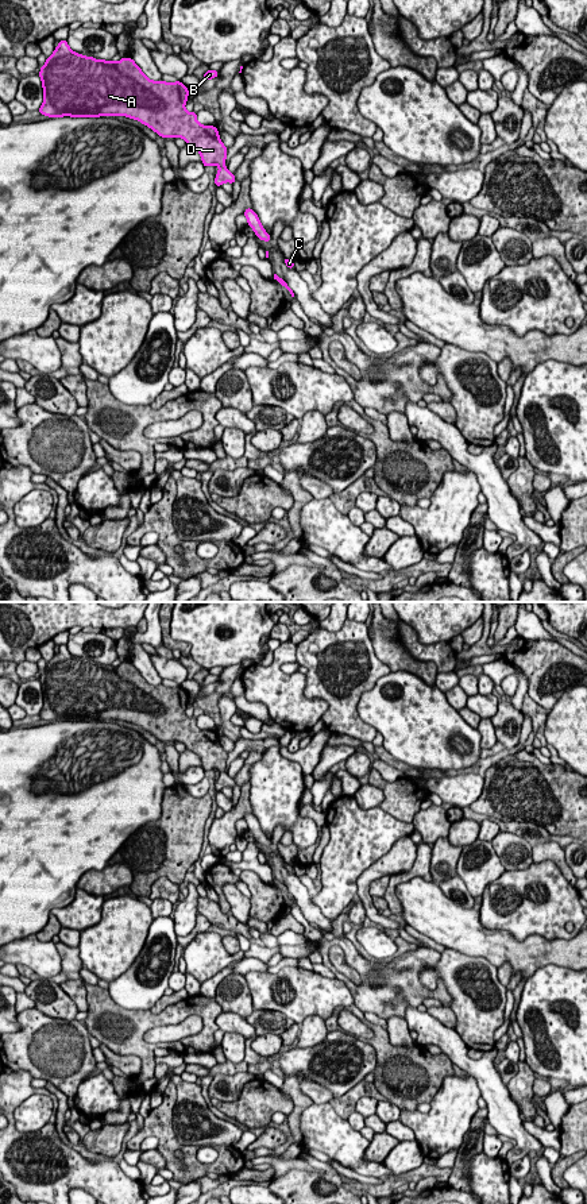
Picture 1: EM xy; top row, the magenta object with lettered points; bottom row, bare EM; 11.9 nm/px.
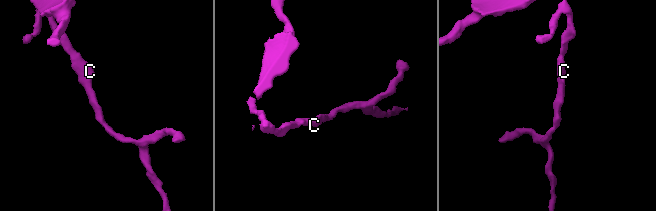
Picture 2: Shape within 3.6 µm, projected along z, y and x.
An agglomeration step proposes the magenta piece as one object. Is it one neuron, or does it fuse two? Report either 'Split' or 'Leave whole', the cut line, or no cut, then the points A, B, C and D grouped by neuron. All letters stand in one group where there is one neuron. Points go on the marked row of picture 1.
Leave whole. No split. Groups: A B C D

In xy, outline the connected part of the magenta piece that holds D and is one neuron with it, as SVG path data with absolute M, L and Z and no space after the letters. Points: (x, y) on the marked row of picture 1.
M66 39L59 40L54 53L40 67L39 77L43 86L43 104L40 115L50 117L99 117L99 116L127 116L150 127L162 138L182 138L188 146L196 148L205 167L217 165L215 184L224 182L233 185L235 175L225 167L228 148L223 144L217 127L202 126L197 121L196 112L188 112L185 103L189 90L181 82L152 81L146 77L132 58L121 58L119 62L94 59L74 53Z

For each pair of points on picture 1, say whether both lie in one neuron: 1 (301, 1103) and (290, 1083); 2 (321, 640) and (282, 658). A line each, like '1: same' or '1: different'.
1: same
2: different

